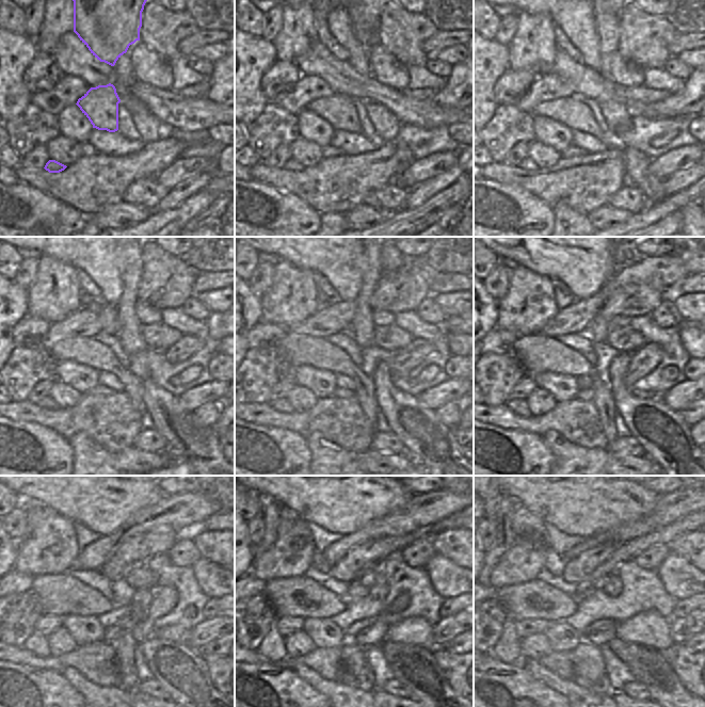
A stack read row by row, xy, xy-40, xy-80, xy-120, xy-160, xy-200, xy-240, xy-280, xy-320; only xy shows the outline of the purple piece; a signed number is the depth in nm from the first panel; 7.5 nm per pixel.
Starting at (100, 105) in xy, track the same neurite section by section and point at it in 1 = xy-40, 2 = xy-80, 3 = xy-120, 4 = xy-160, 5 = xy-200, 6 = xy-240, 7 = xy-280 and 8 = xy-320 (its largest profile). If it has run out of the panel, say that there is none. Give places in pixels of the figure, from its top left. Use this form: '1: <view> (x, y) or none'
1: xy-40 (338, 110)
2: xy-80 (576, 115)
3: xy-120 (87, 351)
4: xy-160 (318, 352)
5: xy-200 (538, 353)
6: xy-240 (60, 594)
7: xy-280 (299, 596)
8: xy-320 (534, 599)

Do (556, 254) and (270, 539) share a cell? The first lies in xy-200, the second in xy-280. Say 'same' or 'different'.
different

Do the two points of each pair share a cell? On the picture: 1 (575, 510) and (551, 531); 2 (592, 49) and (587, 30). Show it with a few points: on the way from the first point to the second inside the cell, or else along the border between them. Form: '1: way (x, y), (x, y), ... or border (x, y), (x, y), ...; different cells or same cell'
1: border (545, 521), (570, 534), (579, 535); different cells
2: way (588, 45), (587, 34); same cell

